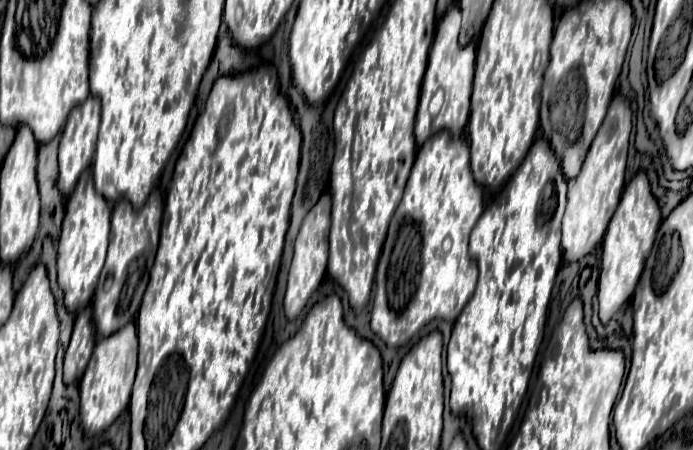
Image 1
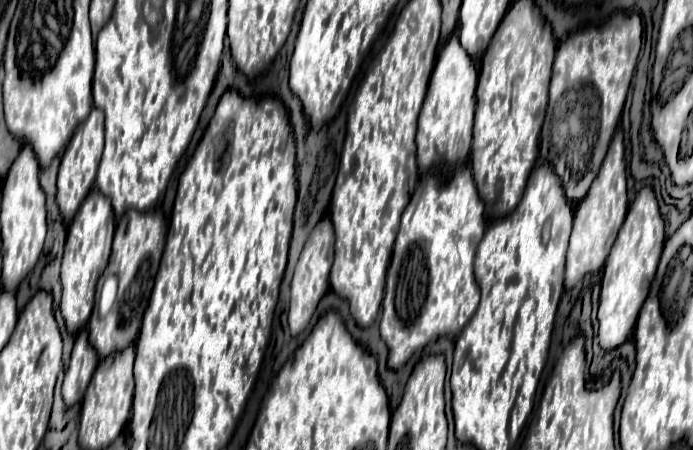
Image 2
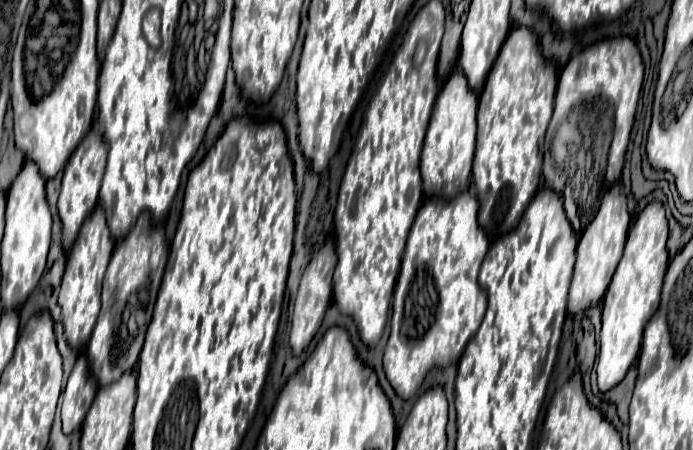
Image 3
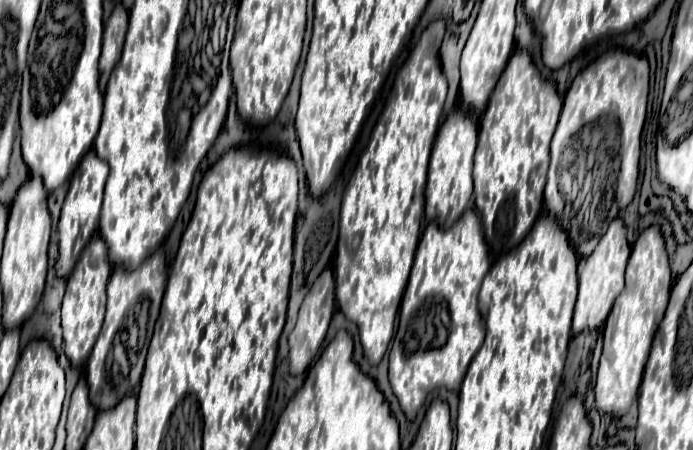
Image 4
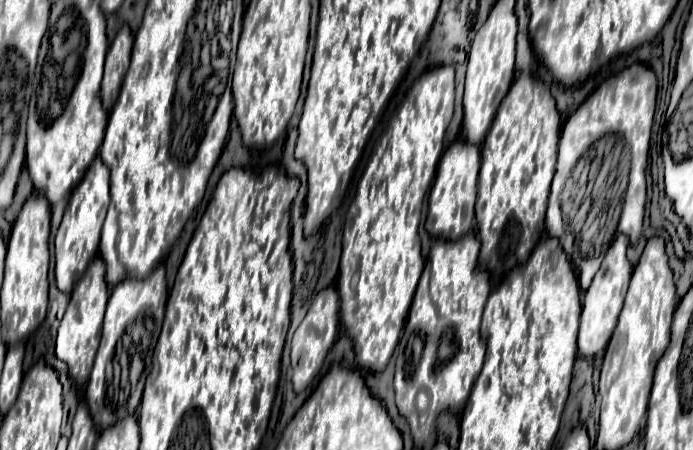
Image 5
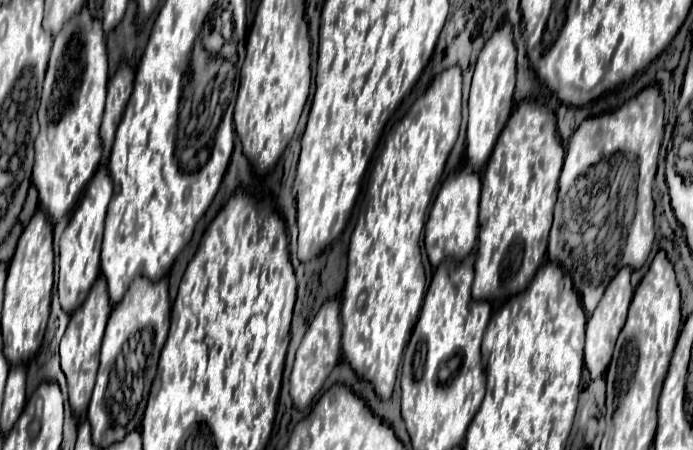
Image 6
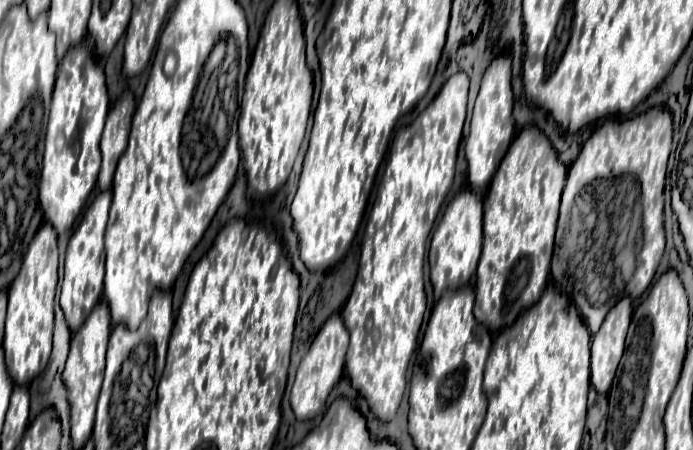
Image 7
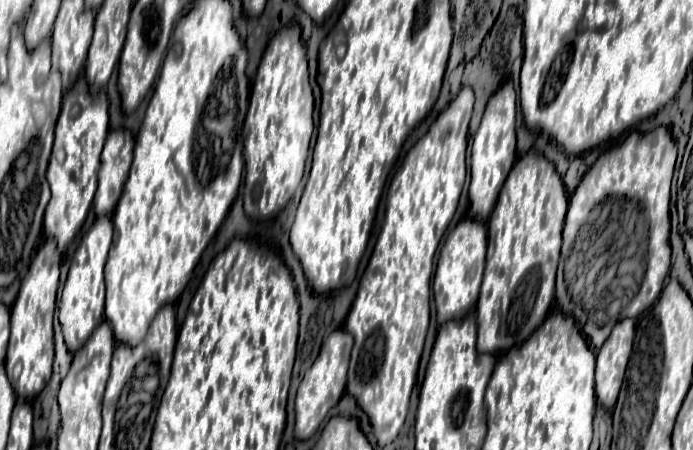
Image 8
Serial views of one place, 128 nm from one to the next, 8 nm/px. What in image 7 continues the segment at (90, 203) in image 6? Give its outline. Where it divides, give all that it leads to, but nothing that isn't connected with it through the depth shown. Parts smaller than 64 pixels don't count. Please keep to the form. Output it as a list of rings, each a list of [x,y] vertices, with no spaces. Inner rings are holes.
[[[100,192],[94,202],[90,204],[88,212],[84,214],[82,222],[74,230],[68,250],[66,250],[66,264],[64,264],[64,280],[62,280],[62,294],[60,306],[64,310],[66,324],[70,332],[76,332],[84,320],[90,316],[92,308],[102,300],[102,280],[104,280],[104,232],[108,222],[112,194]]]

